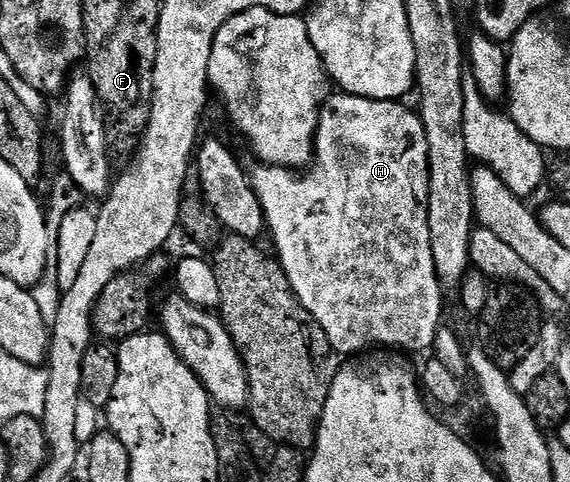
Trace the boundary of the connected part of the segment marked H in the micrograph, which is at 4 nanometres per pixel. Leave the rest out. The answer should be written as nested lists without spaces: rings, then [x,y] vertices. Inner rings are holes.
[[[344,92],[334,93],[326,98],[324,106],[321,107],[315,153],[308,169],[298,173],[293,168],[257,164],[257,167],[251,170],[251,185],[259,196],[259,204],[265,213],[268,233],[270,235],[273,233],[273,242],[277,245],[275,257],[285,269],[293,294],[301,301],[303,308],[311,312],[319,328],[323,328],[333,349],[341,356],[357,356],[370,348],[392,348],[397,352],[428,351],[433,345],[438,330],[443,326],[441,322],[443,291],[435,272],[435,256],[431,252],[431,236],[429,235],[429,145],[420,113],[416,109],[408,110],[407,107],[401,105],[405,104],[397,100],[380,102]]]

